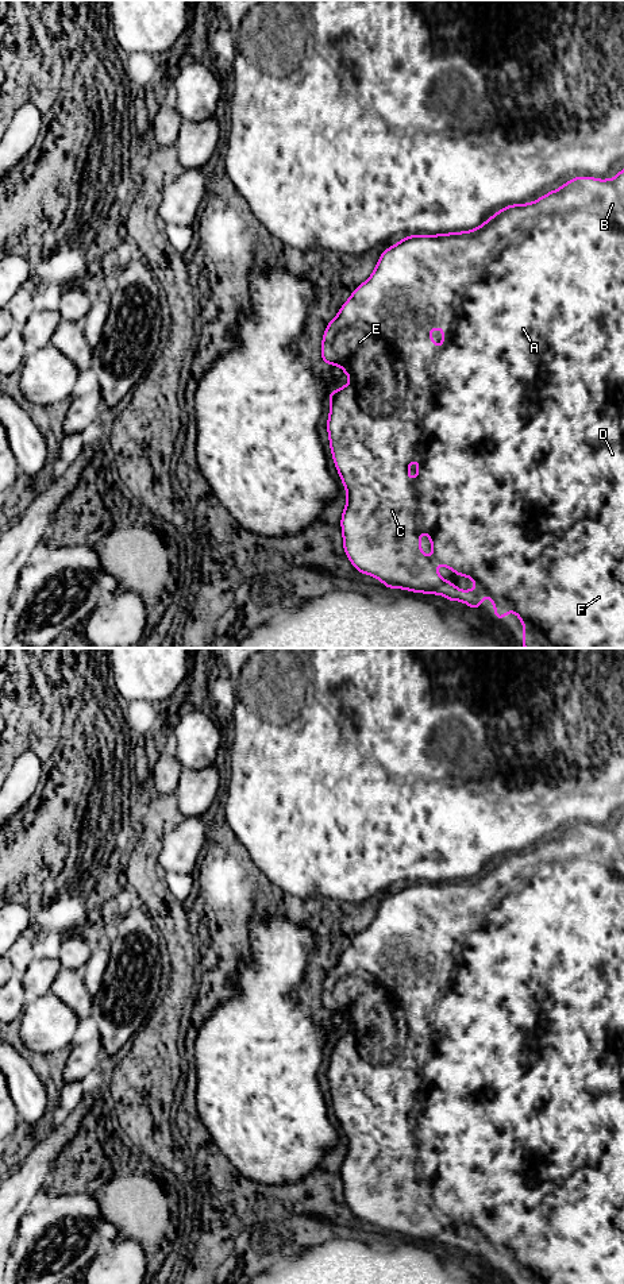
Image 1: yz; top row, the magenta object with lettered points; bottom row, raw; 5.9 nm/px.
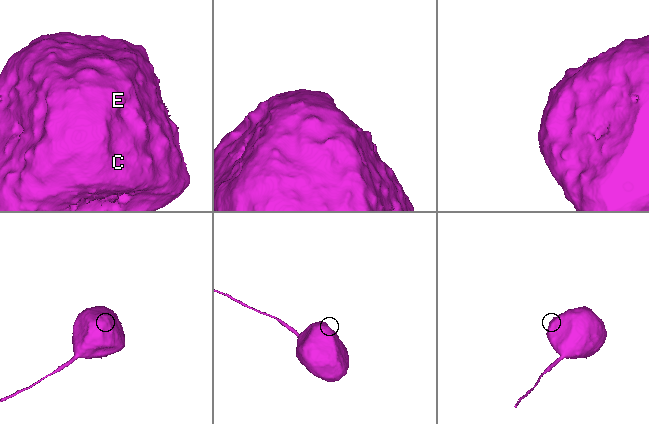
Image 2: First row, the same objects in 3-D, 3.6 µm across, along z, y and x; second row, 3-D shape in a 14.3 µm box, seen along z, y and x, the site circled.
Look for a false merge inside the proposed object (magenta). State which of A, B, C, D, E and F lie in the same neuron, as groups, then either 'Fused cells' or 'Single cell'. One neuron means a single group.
Groups: A B C D E F. Single cell

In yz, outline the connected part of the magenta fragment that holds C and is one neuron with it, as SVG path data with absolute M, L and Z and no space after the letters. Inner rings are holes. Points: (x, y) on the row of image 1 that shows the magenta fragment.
M623 169L623 170L621 170L621 171L620 171L620 173L619 173L619 174L617 174L617 176L616 176L616 177L615 177L615 178L612 178L612 180L594 180L594 178L593 178L593 177L592 177L592 176L588 176L588 177L575 177L575 178L573 178L573 180L570 180L570 181L569 181L569 182L566 182L566 184L565 184L565 185L563 185L563 186L561 186L561 188L559 188L559 189L556 189L556 190L552 190L552 192L550 192L550 193L547 193L547 194L544 194L544 196L543 196L543 197L542 197L542 198L538 198L538 200L535 200L535 201L534 201L534 203L532 203L532 204L515 204L515 205L509 205L509 207L505 207L505 208L502 208L502 209L501 209L501 211L498 211L498 212L497 212L497 213L496 213L496 215L493 215L493 216L492 216L492 217L490 217L490 219L488 219L488 220L486 220L486 221L485 221L485 223L484 223L484 224L481 224L481 225L479 225L479 227L478 227L478 228L475 228L475 230L470 230L470 231L466 231L466 232L452 232L452 234L442 234L442 235L412 235L412 236L404 236L404 239L402 239L402 240L400 240L400 242L398 242L398 243L397 243L397 244L394 244L394 246L392 246L392 247L389 247L389 248L386 248L386 250L385 250L385 251L384 251L384 252L382 252L382 254L381 254L381 257L380 257L380 261L378 261L378 263L377 263L377 266L375 266L375 269L374 269L374 271L373 271L373 273L371 273L371 275L370 275L370 278L369 278L369 279L367 279L367 281L366 281L366 282L363 282L363 284L362 284L362 285L359 285L359 286L358 286L358 288L355 288L355 290L354 290L354 292L353 292L353 294L351 294L351 297L350 297L350 298L348 298L348 300L347 300L347 301L346 301L346 302L344 302L344 304L343 304L343 306L342 306L342 308L340 308L340 311L339 311L339 313L338 313L338 316L336 316L336 317L335 317L335 319L332 319L332 320L331 320L331 321L330 321L330 324L328 324L328 325L327 325L327 328L326 328L326 332L324 332L324 336L323 336L323 342L321 342L321 359L323 359L323 362L326 362L326 363L327 363L327 365L328 365L328 366L332 366L332 365L339 365L339 366L340 366L340 367L342 367L342 370L343 370L343 371L344 371L344 374L347 374L347 375L348 375L348 377L350 377L350 379L351 379L351 382L350 382L350 383L348 383L348 385L344 385L344 386L343 386L343 387L340 387L340 389L336 389L336 390L334 390L334 392L331 392L331 393L330 393L330 396L328 396L328 401L330 401L330 402L331 402L331 410L330 410L330 416L328 416L328 421L327 421L327 429L328 429L328 436L330 436L330 446L331 446L331 452L332 452L332 458L334 458L334 463L335 463L335 466L336 466L336 470L338 470L338 473L339 473L339 475L340 475L340 478L342 478L342 481L343 481L343 486L344 486L344 489L346 489L346 491L347 491L347 504L346 504L346 505L344 505L344 512L343 512L343 514L342 514L342 520L340 520L340 524L342 524L342 533L343 533L343 547L344 547L344 551L346 551L346 555L347 555L347 558L348 558L348 560L350 560L350 562L351 562L351 563L353 563L353 564L354 564L354 567L355 567L355 568L357 568L357 571L358 571L358 574L359 574L359 572L365 572L365 574L369 574L369 575L371 575L371 577L374 577L374 578L377 578L377 579L380 579L380 581L381 581L381 582L382 582L382 583L384 583L384 585L385 585L385 586L386 586L386 587L388 587L388 589L400 589L400 587L402 587L402 589L404 589L404 590L412 590L412 591L413 591L413 593L416 593L416 594L417 594L417 593L419 593L419 591L423 591L423 593L424 593L424 594L440 594L440 595L444 595L444 597L446 597L446 598L447 598L447 599L448 599L448 601L450 601L450 602L452 602L452 601L454 601L454 599L458 599L458 601L459 601L459 602L461 602L461 601L462 601L462 602L465 602L465 604L467 604L467 605L469 605L469 606L470 606L470 608L471 608L471 610L473 610L473 612L474 612L474 610L475 610L475 609L477 609L477 608L478 608L478 606L479 606L479 605L481 605L481 604L482 604L482 602L484 602L484 597L482 597L482 594L484 594L484 593L486 593L486 594L488 594L488 595L489 595L489 598L490 598L490 601L492 601L492 602L493 602L493 605L494 605L494 617L497 617L497 618L498 618L498 620L501 620L501 621L502 621L502 620L504 620L504 618L505 618L505 617L506 617L506 612L508 612L508 610L513 610L513 612L515 612L515 613L516 613L516 614L517 614L517 617L519 617L519 618L520 618L520 620L521 620L521 622L523 622L523 625L524 625L524 636L523 636L523 639L521 639L521 644L523 644L523 645L524 645L524 647L525 647L525 648L624 648L624 169ZM440 327L442 327L442 328L443 328L443 344L442 344L442 347L440 347L440 348L439 348L439 350L436 350L436 348L435 348L435 340L434 340L434 339L432 339L432 338L431 338L431 336L430 336L430 333L428 333L428 332L430 332L430 331L431 331L431 329L435 329L435 328L440 328ZM413 459L417 459L417 460L419 460L419 470L417 470L417 477L416 477L416 479L415 479L415 481L413 481L413 482L411 482L411 481L409 481L409 477L408 477L408 469L409 469L409 463L411 463L411 462L412 462L412 460L413 460ZM421 532L424 532L424 533L427 533L427 535L428 535L428 536L430 536L430 537L431 537L431 541L432 541L432 543L431 543L431 548L432 548L432 551L434 551L434 558L432 558L432 559L431 559L431 558L428 558L428 556L425 556L425 555L424 555L424 554L423 554L423 552L421 552L421 548L420 548L420 533L421 533ZM438 563L442 563L442 564L444 564L444 566L446 566L446 567L448 567L448 568L450 568L450 570L451 570L451 571L454 571L454 572L455 572L455 574L458 574L458 575L461 575L461 577L469 577L469 578L471 578L471 579L473 579L473 581L474 581L474 582L475 582L475 583L477 583L477 587L475 587L475 589L474 589L474 590L465 590L465 591L463 591L463 593L462 593L462 591L461 591L461 589L459 589L459 587L455 587L455 586L454 586L454 585L452 585L452 583L451 583L451 582L448 582L448 581L444 581L444 579L443 579L443 578L442 578L442 577L440 577L440 575L439 575L439 574L438 574L438 572L436 572L436 564L438 564Z

